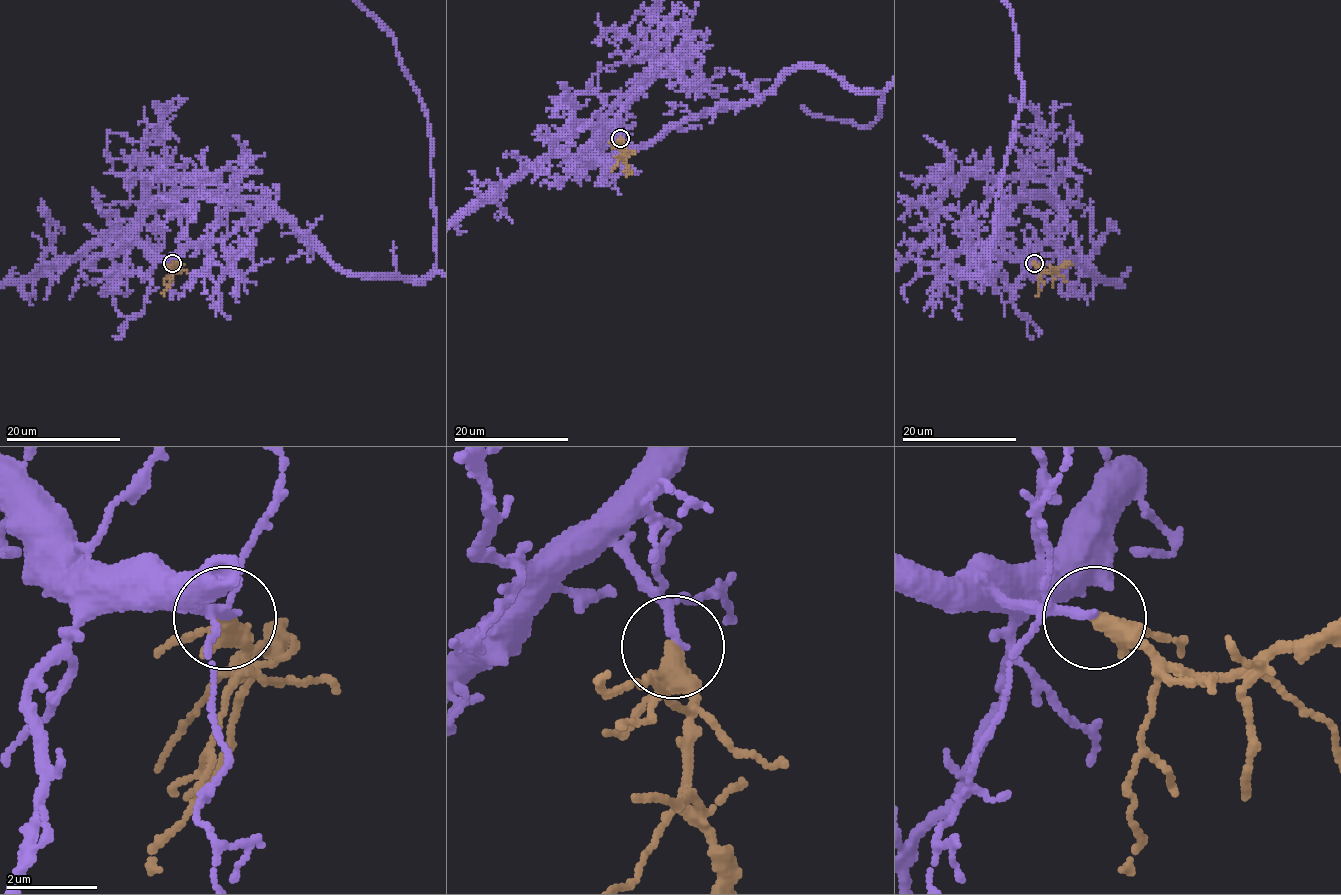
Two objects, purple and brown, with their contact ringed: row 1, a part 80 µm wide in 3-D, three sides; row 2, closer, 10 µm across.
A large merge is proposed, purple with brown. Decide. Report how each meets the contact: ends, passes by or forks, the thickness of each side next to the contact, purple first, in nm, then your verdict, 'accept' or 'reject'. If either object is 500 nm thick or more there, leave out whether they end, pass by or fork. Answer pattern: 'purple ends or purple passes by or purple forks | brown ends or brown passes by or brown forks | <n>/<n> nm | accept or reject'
purple passes by | brown passes by | 140/340 nm | accept

